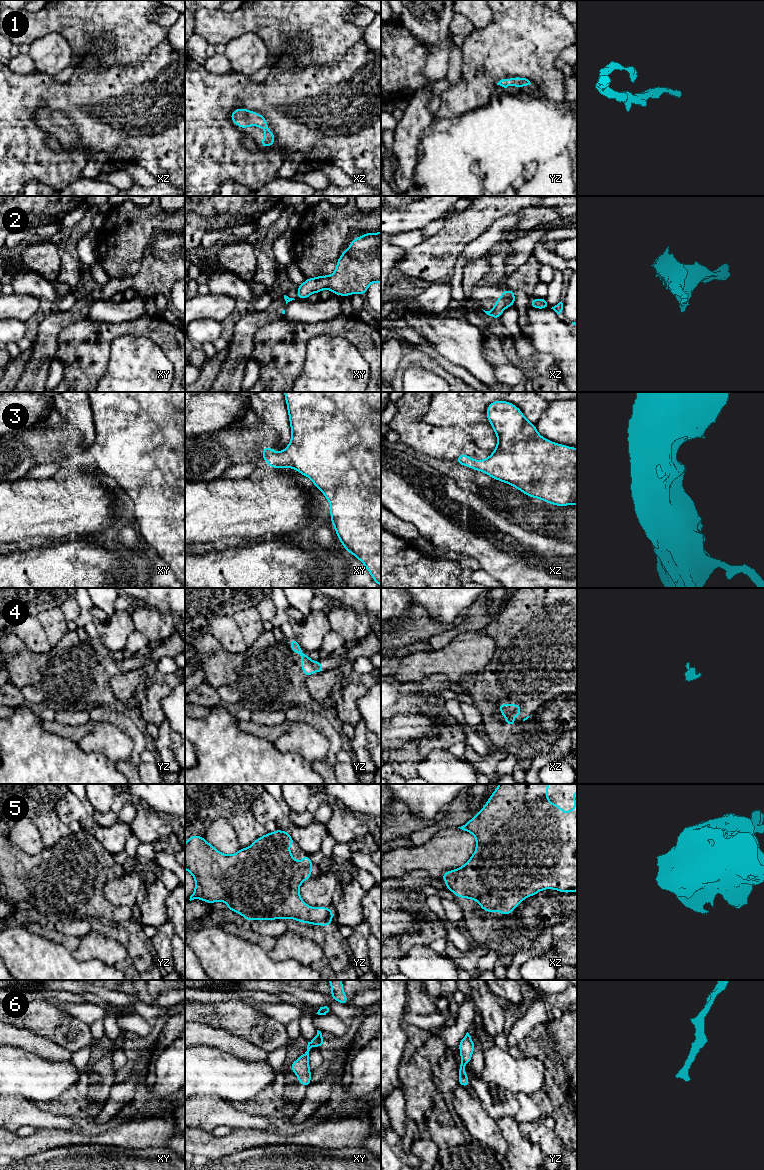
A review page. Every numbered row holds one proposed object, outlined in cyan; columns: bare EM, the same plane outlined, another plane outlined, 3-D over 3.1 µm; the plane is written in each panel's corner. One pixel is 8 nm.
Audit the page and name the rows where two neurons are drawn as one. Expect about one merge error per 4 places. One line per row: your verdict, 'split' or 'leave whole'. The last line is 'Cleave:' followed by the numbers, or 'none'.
1: leave whole
2: leave whole
3: leave whole
4: leave whole
5: leave whole
6: leave whole
Cleave: none

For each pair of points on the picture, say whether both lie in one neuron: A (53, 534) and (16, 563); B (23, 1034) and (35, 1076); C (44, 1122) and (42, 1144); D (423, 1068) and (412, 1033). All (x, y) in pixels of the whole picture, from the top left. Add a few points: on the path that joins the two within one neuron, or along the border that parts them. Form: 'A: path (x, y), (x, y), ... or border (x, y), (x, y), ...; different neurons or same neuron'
A: border (38, 542), (15, 547); different neurons
B: border (10, 1045), (33, 1052), (50, 1061); different neurons
C: border (65, 1129), (39, 1130); different neurons
D: border (416, 1052), (406, 1063), (402, 1063); different neurons

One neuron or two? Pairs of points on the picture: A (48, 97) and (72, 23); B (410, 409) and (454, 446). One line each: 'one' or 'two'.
A: two
B: one

